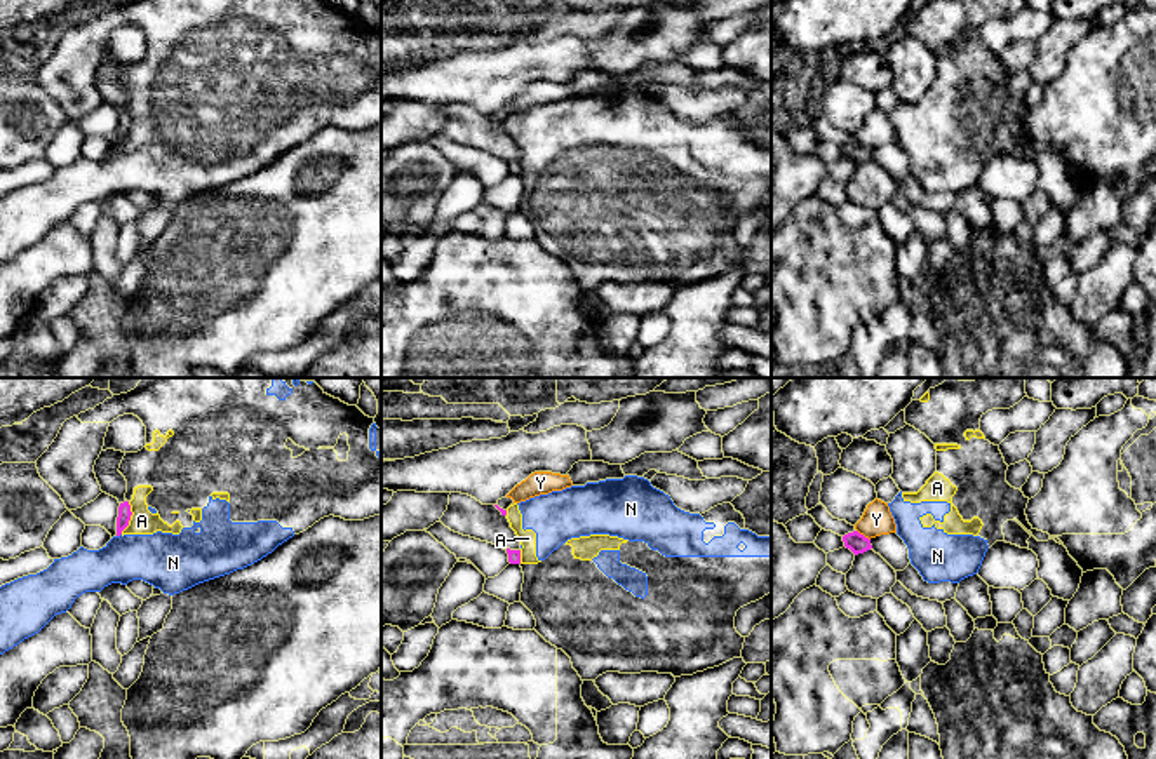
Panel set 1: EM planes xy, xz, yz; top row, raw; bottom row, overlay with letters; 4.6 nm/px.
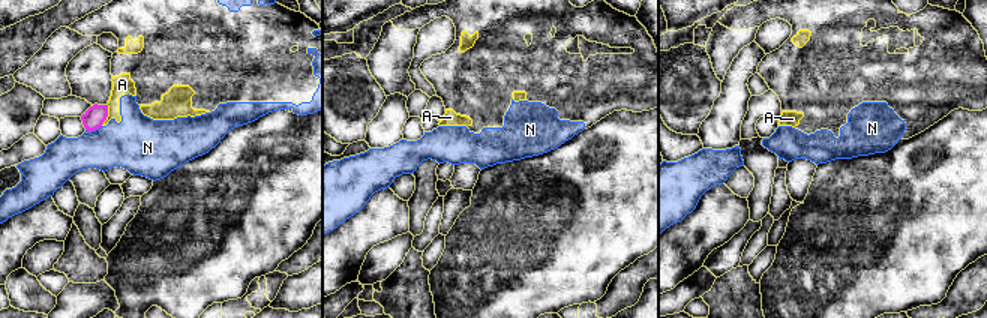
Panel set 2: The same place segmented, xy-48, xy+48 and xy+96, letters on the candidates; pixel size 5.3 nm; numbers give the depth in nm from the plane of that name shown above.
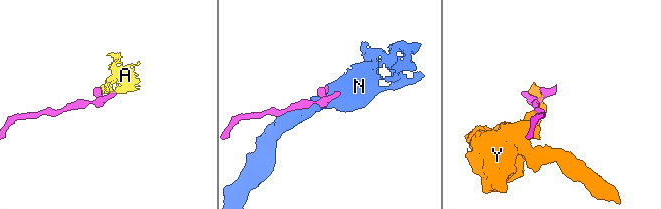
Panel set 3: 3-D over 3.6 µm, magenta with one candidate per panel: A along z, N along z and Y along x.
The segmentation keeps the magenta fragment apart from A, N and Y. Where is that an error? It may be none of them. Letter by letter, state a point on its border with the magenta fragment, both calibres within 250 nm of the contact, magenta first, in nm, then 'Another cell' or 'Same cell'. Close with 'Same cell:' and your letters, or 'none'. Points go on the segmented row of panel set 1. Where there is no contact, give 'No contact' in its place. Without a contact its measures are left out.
A: Touches magenta at xy (129, 517). Thickness 60 nm (magenta) against 110 nm. Another cell
N: Touches magenta at xy (119, 535). Thickness 60 nm (magenta) against 260 nm. Another cell
Y: Touches magenta at yz (862, 535). Thickness 90 nm (magenta) against 140 nm. Another cell
Same cell: none

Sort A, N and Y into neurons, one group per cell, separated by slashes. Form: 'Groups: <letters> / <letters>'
Groups: A N / Y

